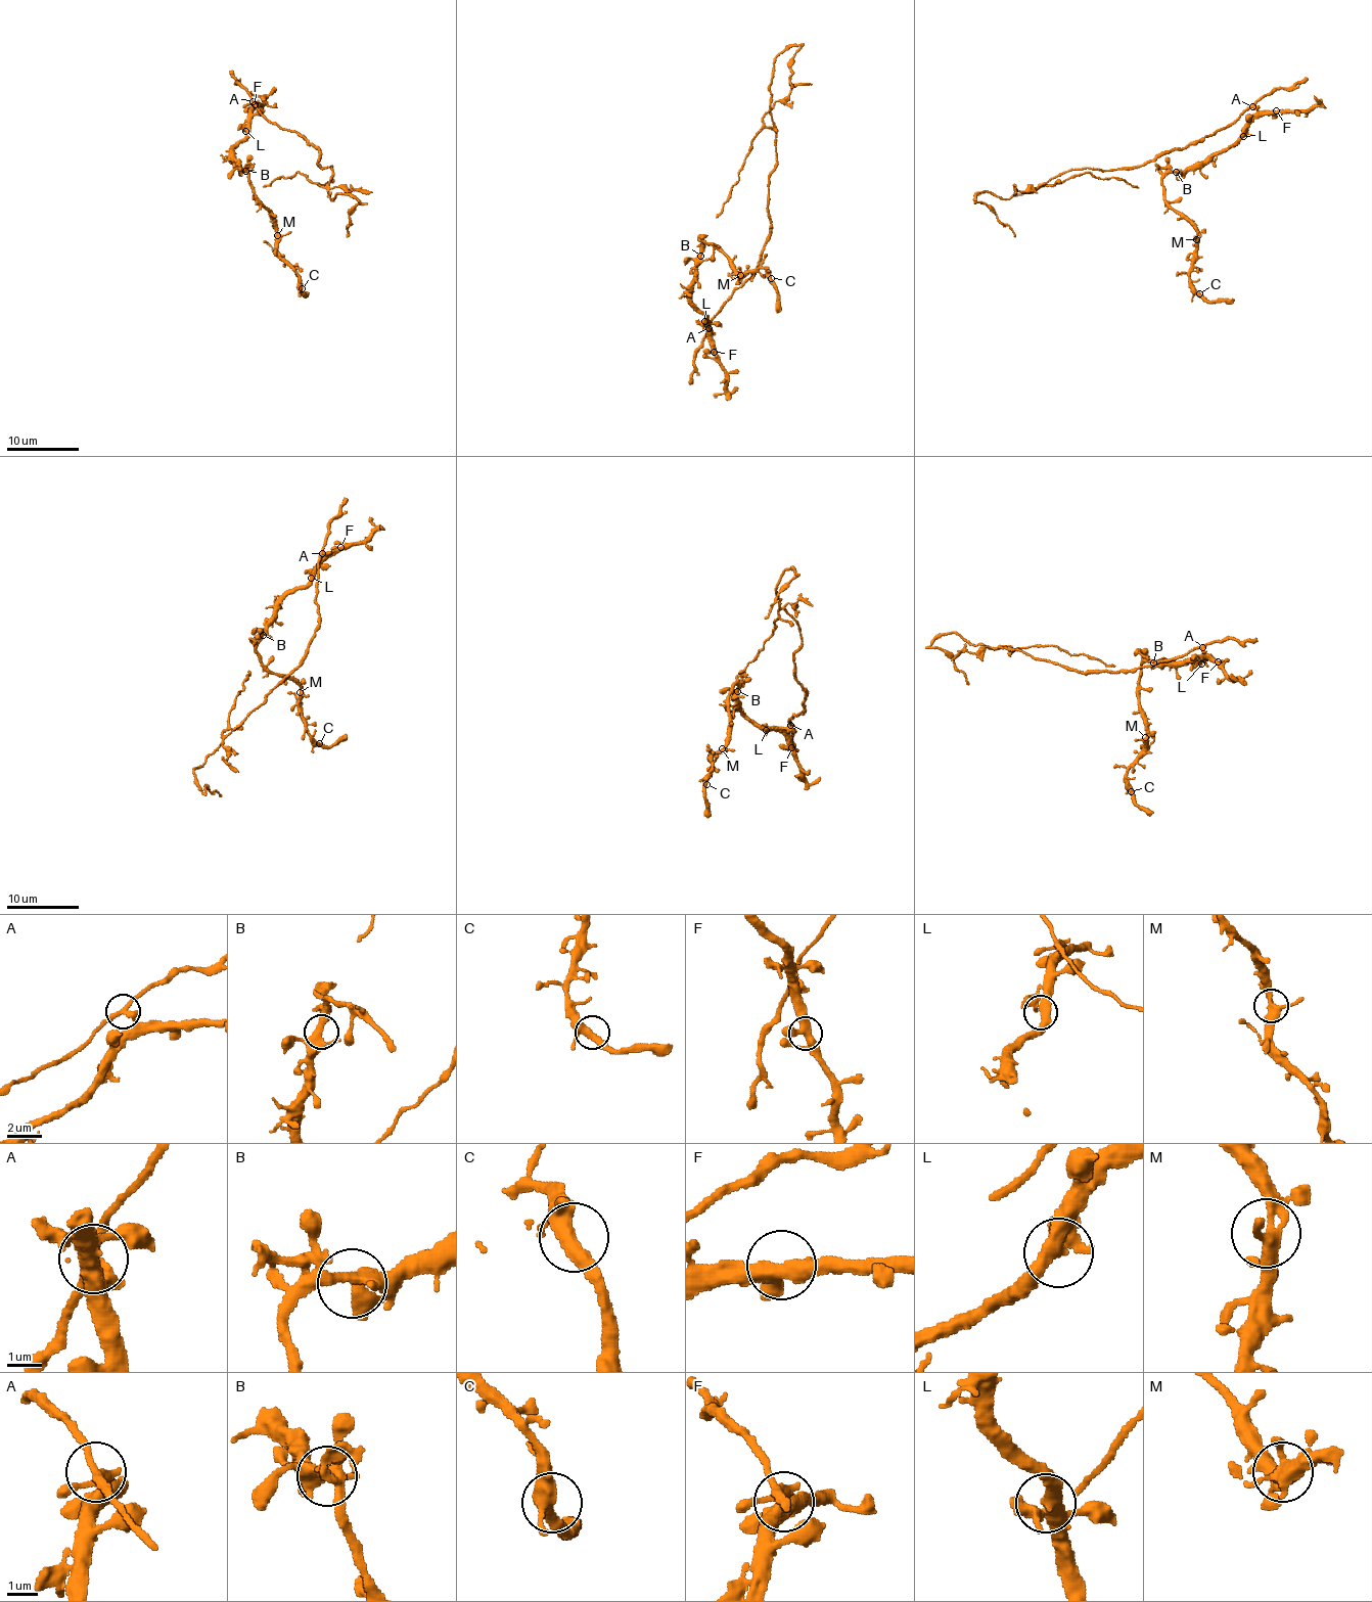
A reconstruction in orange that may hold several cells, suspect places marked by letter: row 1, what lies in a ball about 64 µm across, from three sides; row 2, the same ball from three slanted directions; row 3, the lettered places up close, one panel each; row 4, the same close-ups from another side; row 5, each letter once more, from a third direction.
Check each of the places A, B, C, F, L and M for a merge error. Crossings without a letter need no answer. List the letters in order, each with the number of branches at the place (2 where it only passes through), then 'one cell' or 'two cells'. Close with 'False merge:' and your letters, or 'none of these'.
A: branches 3; two cells
B: branches 4; one cell
C: branches 3; one cell
F: branches 4; one cell
L: branches 4; one cell
M: branches 4; one cell
False merge: A

